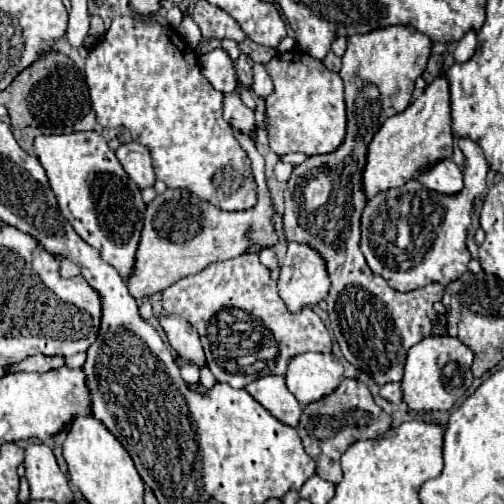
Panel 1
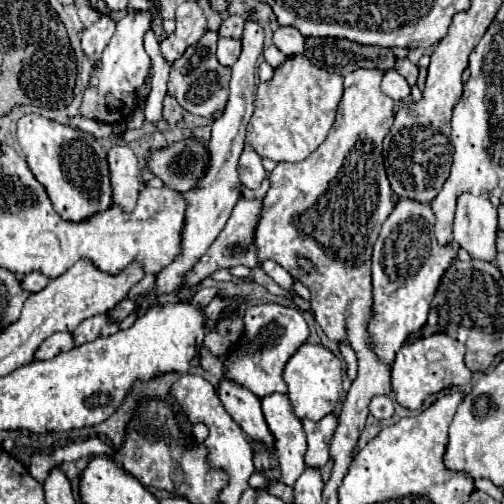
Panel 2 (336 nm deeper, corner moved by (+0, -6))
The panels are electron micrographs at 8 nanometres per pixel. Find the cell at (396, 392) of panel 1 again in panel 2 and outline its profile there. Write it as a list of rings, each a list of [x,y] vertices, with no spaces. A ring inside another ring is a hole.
[[[374,396],[368,408],[376,420],[388,420],[394,414],[394,404],[388,396]]]

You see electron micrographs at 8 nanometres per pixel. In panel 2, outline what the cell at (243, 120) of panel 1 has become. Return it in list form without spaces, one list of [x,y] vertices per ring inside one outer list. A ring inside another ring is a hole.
[[[206,32],[198,44],[192,44],[180,60],[170,68],[170,78],[168,78],[168,94],[178,100],[178,104],[194,114],[202,116],[206,120],[216,120],[222,116],[224,106],[228,102],[228,82],[230,82],[230,68],[222,66],[216,60],[216,40],[218,32]]]

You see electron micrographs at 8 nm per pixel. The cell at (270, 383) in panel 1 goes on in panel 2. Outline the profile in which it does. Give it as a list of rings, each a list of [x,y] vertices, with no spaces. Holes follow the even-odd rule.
[[[270,394],[262,400],[264,418],[276,438],[276,452],[280,456],[282,482],[294,486],[296,478],[304,472],[304,452],[306,434],[302,430],[300,418],[294,416],[292,404],[286,394]]]

